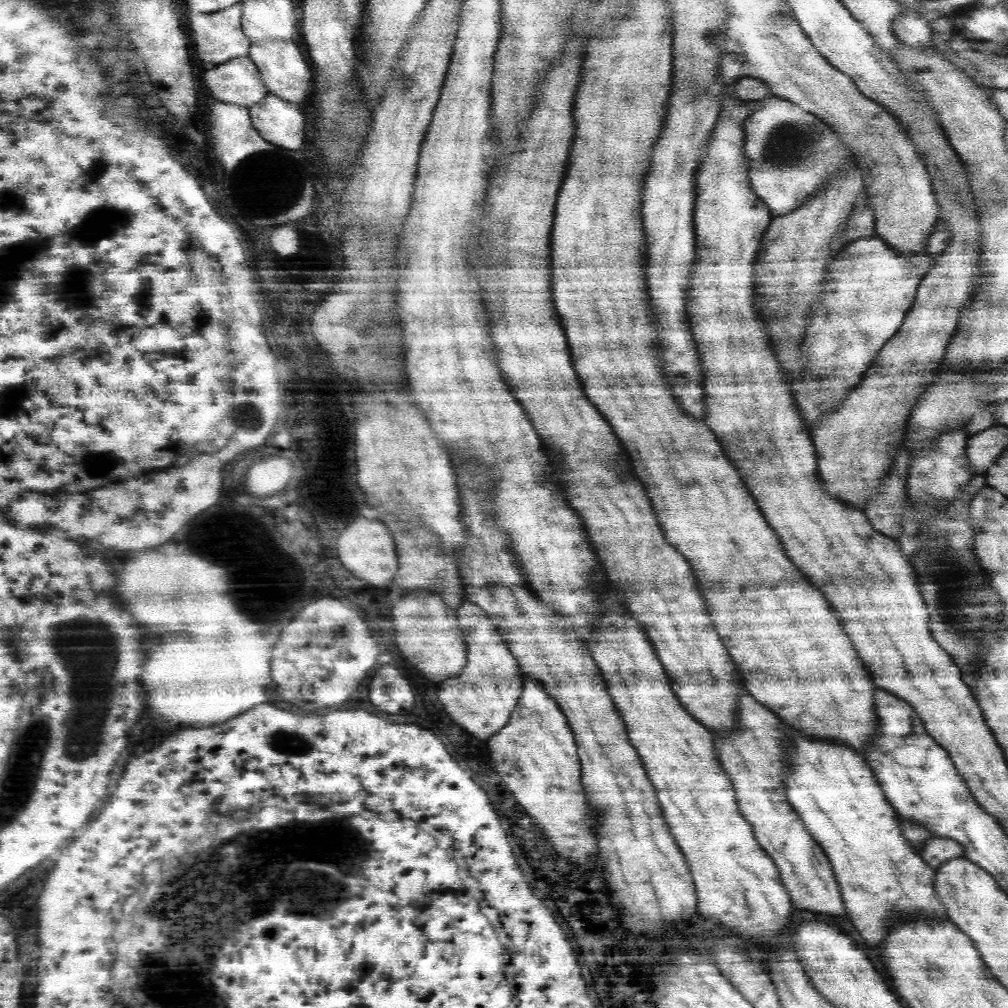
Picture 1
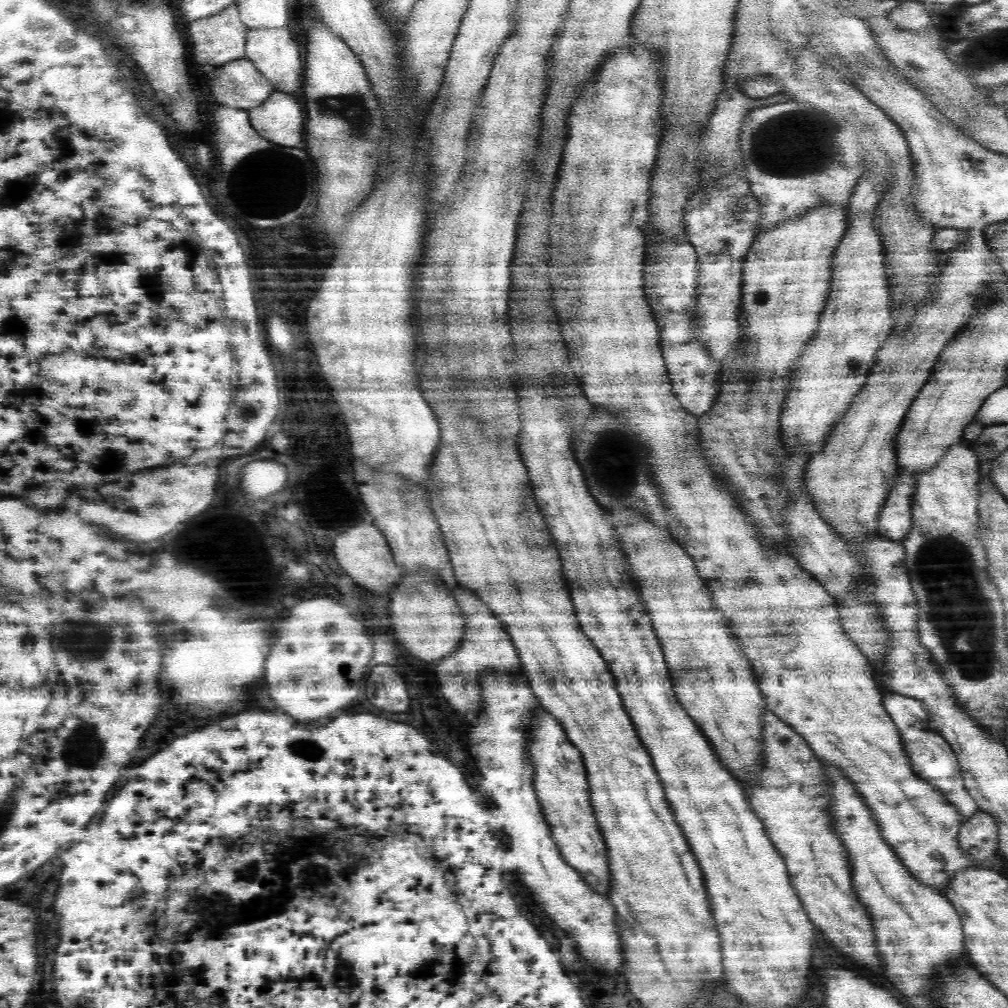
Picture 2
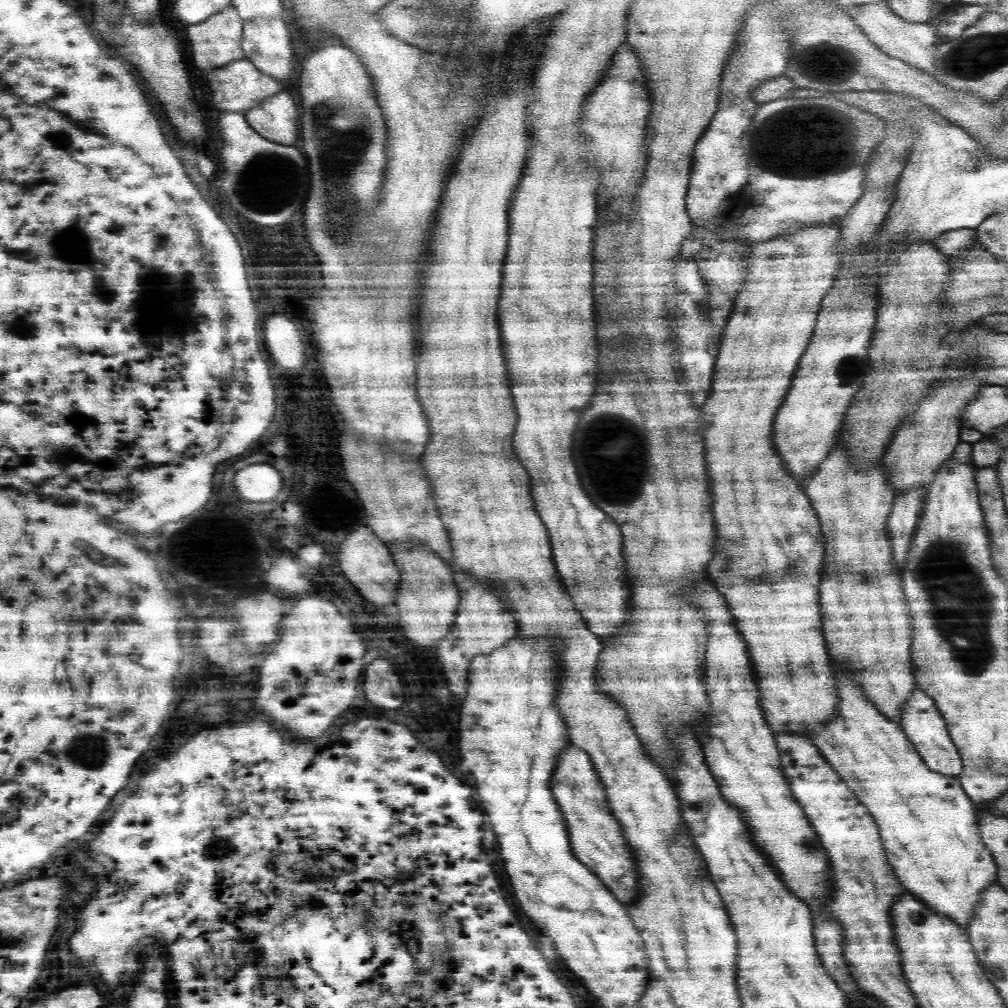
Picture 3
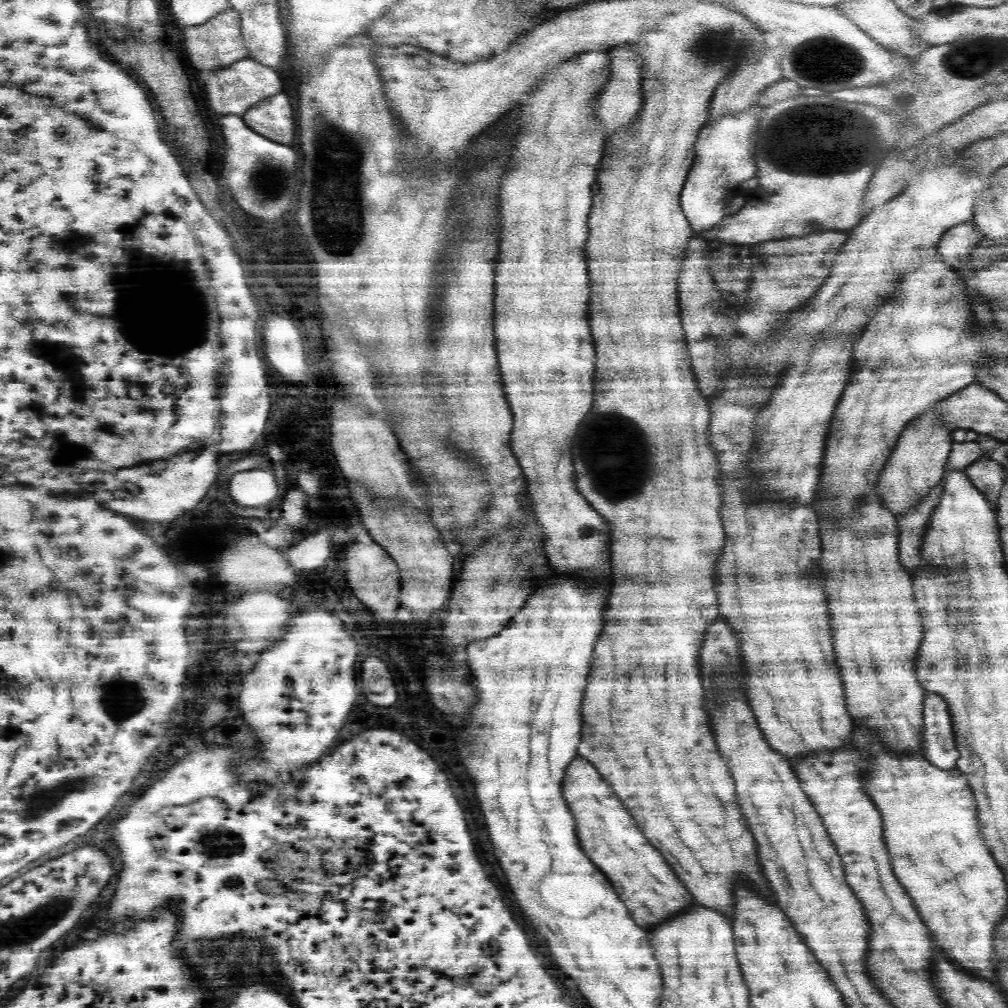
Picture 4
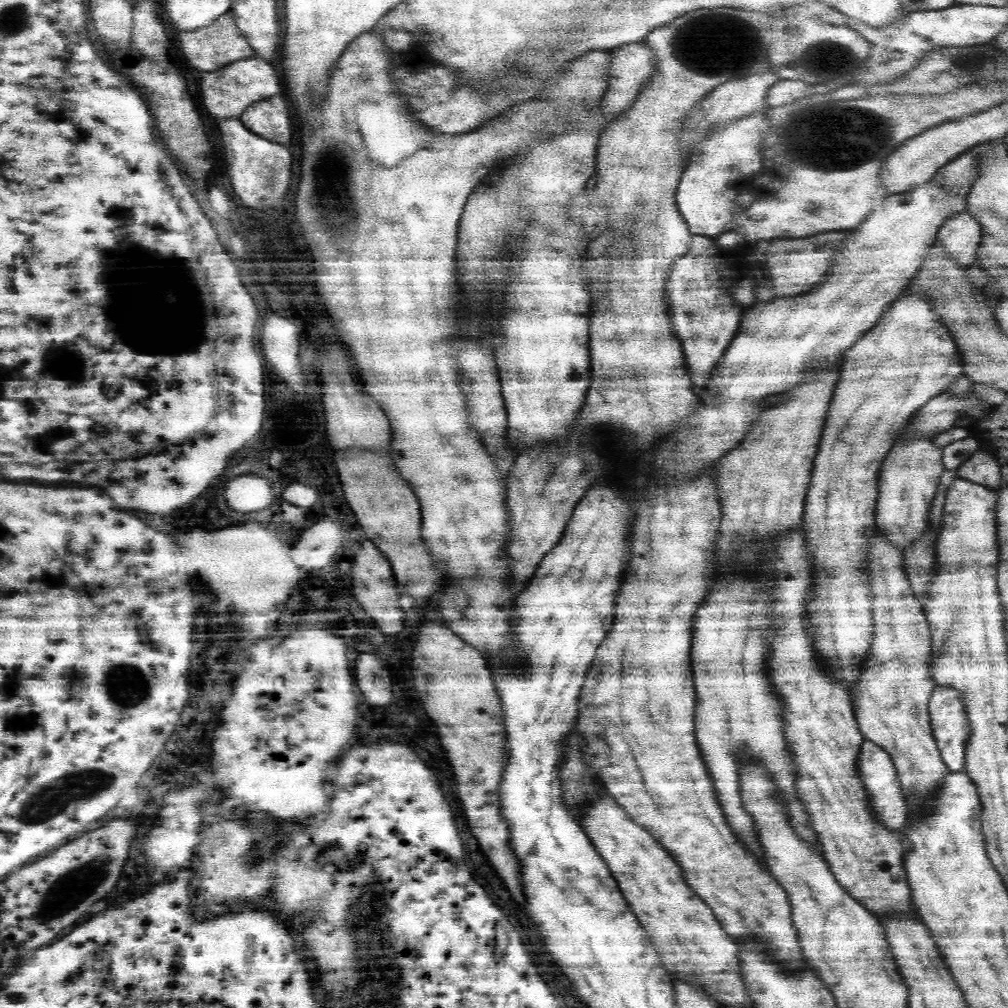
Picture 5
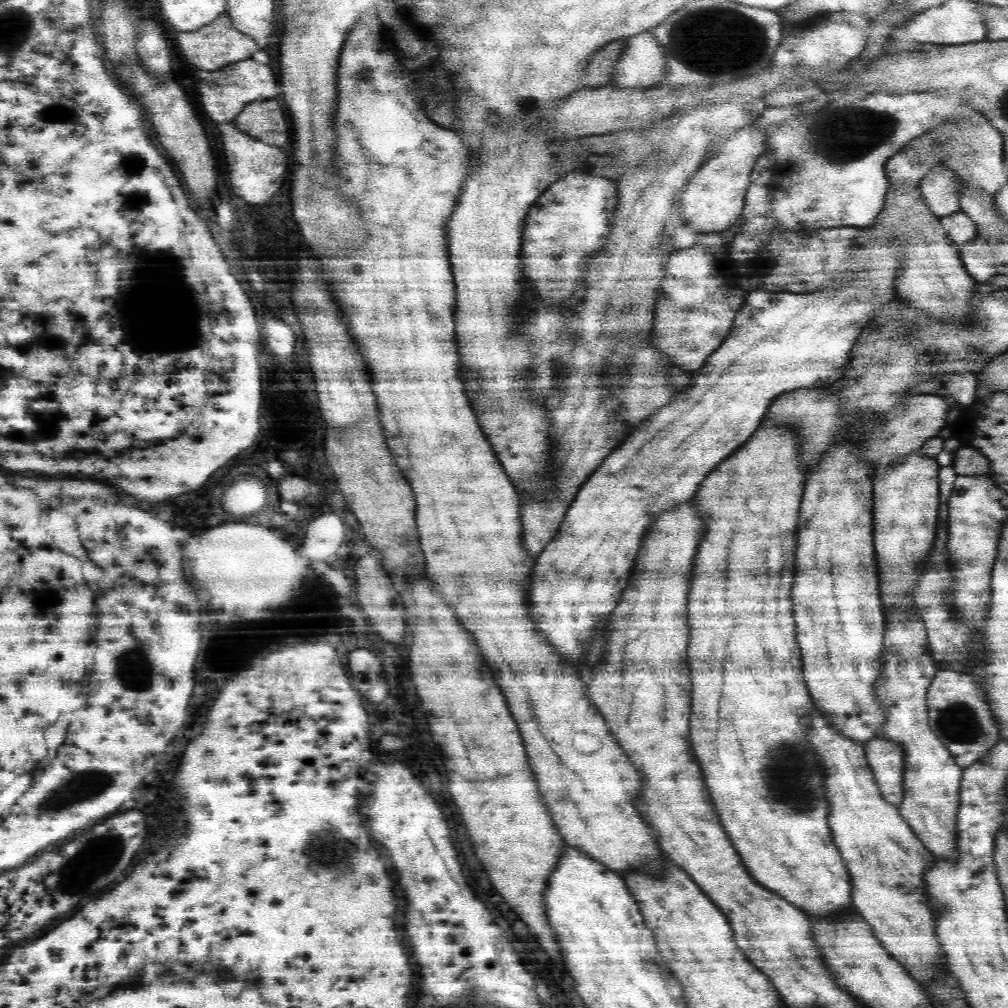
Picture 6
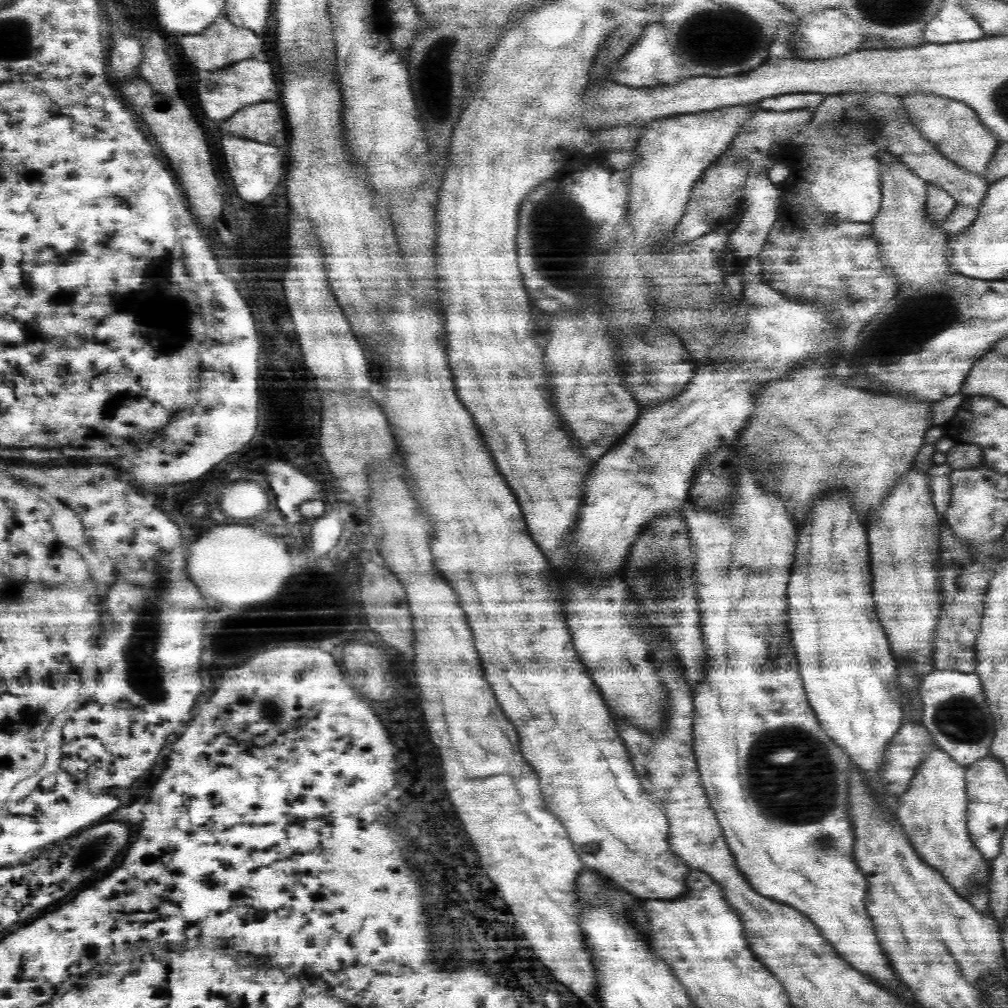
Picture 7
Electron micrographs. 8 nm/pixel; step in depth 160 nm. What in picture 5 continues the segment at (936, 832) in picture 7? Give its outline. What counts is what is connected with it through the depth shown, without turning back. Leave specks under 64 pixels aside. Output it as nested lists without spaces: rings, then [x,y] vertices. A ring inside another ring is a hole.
[[[880,531],[875,532],[875,538],[870,546],[869,575],[872,577],[872,597],[875,598],[875,618],[873,620],[874,640],[872,652],[867,652],[868,660],[864,659],[864,676],[856,685],[856,708],[853,713],[866,739],[880,748],[886,749],[891,755],[899,774],[901,789],[909,805],[908,820],[904,828],[912,828],[912,824],[924,820],[924,815],[935,811],[935,798],[942,792],[943,780],[950,774],[947,764],[944,764],[937,740],[933,735],[929,717],[929,702],[937,684],[930,678],[931,668],[931,629],[928,626],[922,602],[916,599],[910,581],[903,569],[903,556],[898,547],[892,546]]]

